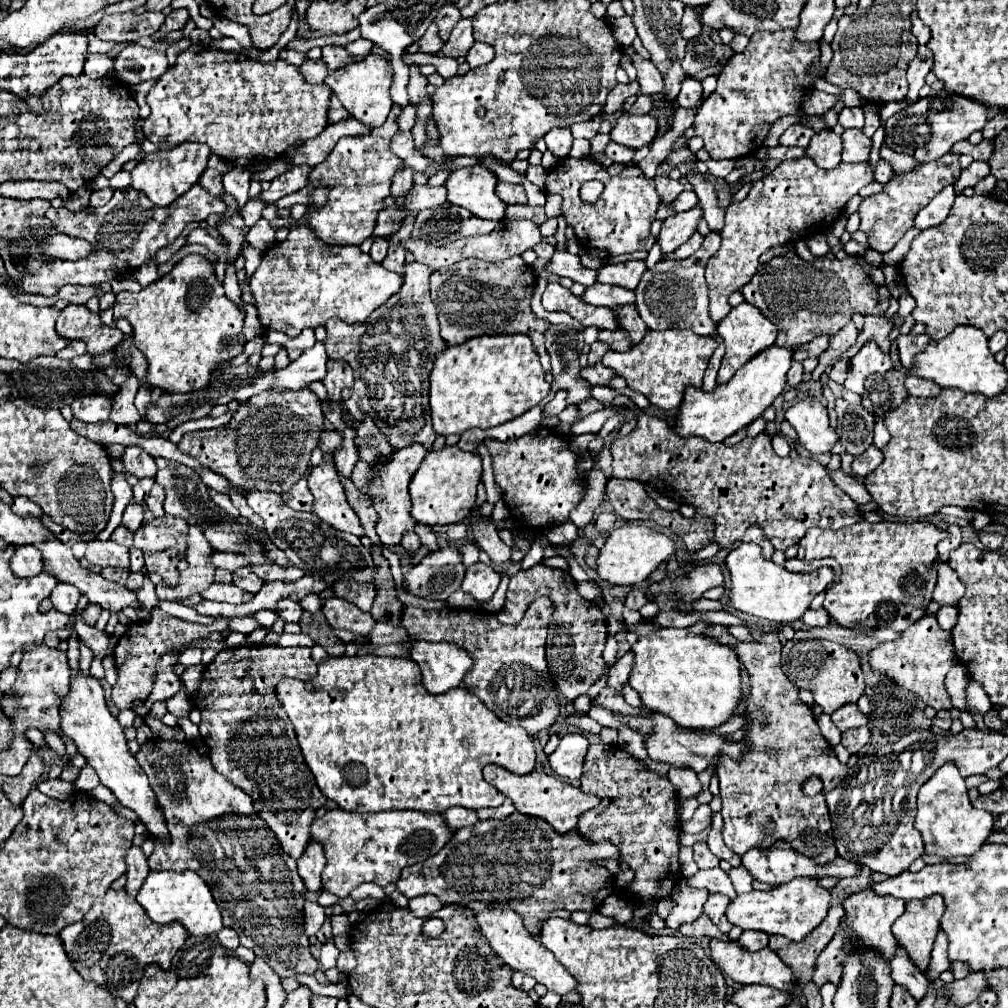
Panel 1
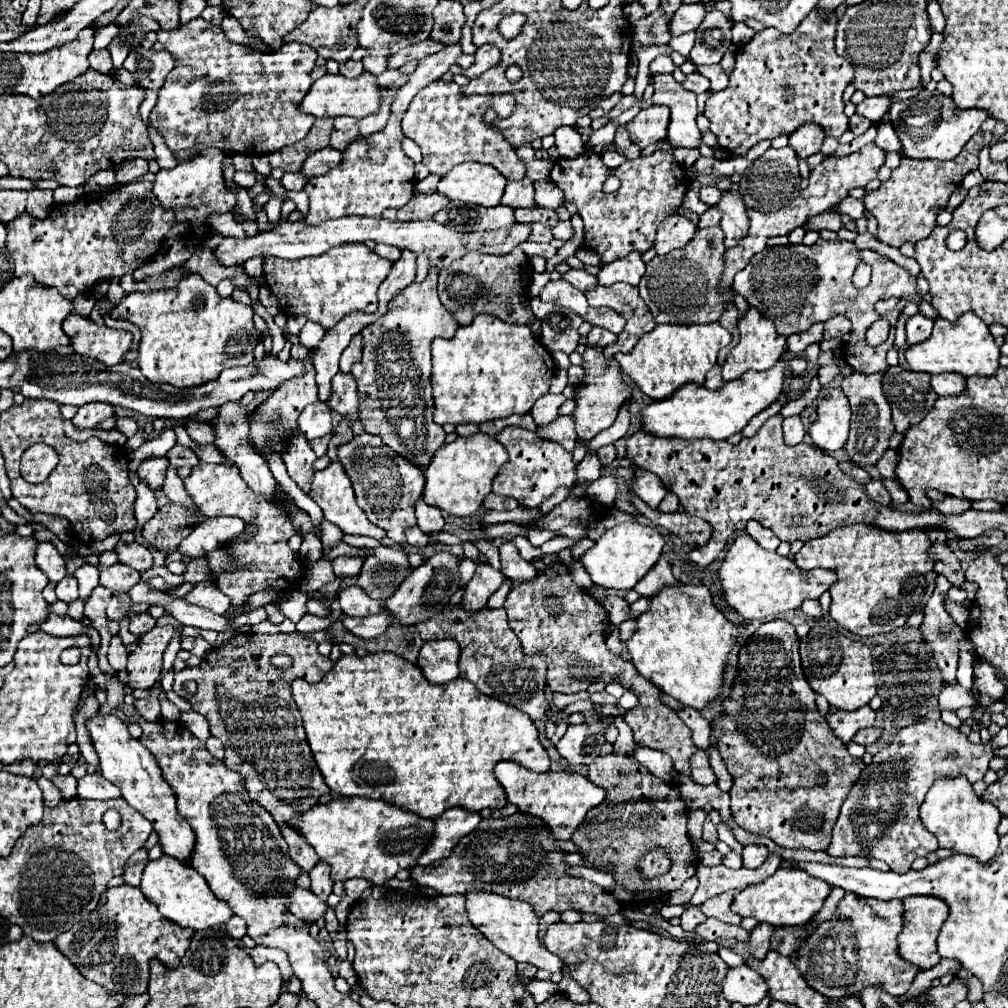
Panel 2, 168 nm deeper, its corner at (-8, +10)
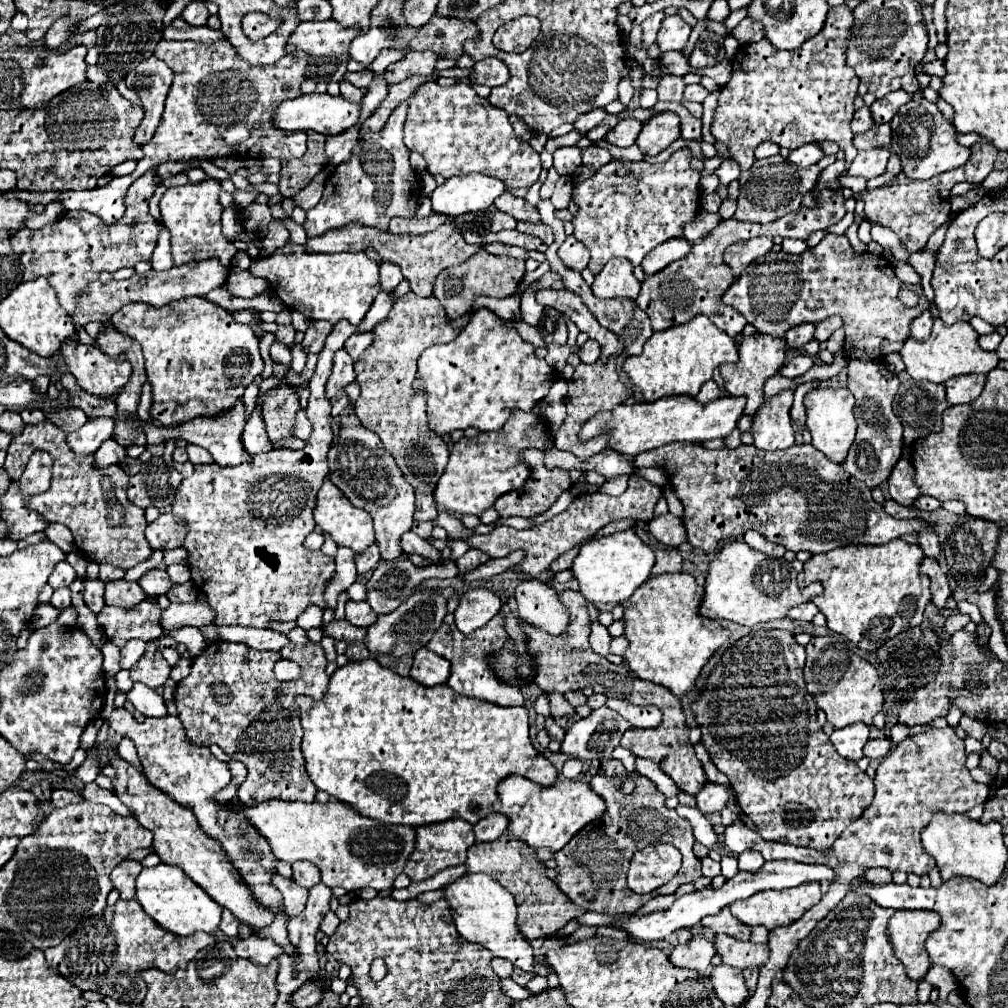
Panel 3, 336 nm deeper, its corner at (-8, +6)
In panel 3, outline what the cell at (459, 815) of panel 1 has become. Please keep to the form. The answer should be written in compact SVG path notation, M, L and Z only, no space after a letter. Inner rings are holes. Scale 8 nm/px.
M447 820L441 824L431 824L431 826L419 826L415 830L417 838L415 838L415 850L411 852L407 864L405 864L405 874L413 880L427 880L431 876L435 876L437 872L449 868L449 866L457 866L463 864L467 858L467 850L473 846L475 836L473 836L473 826L469 822L463 820Z

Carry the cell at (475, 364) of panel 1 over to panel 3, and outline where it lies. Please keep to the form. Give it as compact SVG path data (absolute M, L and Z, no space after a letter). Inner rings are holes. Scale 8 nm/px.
M479 308L453 342L435 344L421 354L415 378L415 390L425 392L429 430L443 436L451 434L453 430L465 430L465 428L477 428L481 432L503 428L511 410L515 408L533 410L549 392L555 380L557 372L545 360L539 360L535 356L535 346L525 342L515 326L505 324L487 308Z

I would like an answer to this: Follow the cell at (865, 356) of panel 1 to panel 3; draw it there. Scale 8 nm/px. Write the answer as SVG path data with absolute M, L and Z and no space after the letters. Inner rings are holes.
M825 234L815 248L807 248L799 256L779 252L777 260L767 258L747 266L747 274L723 294L723 304L743 314L761 334L773 338L783 338L791 326L801 322L817 324L825 314L839 314L845 328L845 354L851 360L877 360L881 342L905 340L911 334L911 320L929 308L921 286L903 284L895 276L891 262L883 256L871 252L857 254L845 236ZM901 288L911 288L919 294L917 308L907 310L897 300Z

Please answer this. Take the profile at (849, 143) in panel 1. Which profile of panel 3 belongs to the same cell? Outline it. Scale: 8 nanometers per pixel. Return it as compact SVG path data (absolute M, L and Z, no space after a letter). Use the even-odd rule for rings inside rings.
M861 106L859 110L855 110L855 116L853 116L853 122L851 122L851 130L853 134L861 134L865 130L869 130L873 126L873 116L871 116L871 110L869 106Z

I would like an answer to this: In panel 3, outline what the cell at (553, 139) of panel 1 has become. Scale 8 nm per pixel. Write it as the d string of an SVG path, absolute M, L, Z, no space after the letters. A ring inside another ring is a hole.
M577 146L569 148L559 148L553 154L553 168L565 176L565 174L575 174L575 170L581 166L581 150Z

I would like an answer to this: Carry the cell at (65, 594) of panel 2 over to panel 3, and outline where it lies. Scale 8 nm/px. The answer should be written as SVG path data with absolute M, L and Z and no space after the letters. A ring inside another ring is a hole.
M57 588L55 592L53 592L53 596L51 596L51 602L49 602L51 606L55 606L57 610L63 610L63 608L67 608L69 604L71 604L71 590L69 588Z

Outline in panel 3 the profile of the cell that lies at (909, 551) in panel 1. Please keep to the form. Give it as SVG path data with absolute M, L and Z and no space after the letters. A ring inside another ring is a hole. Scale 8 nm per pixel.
M901 538L891 540L889 544L883 544L883 546L843 546L827 554L811 556L811 560L805 562L803 572L797 576L797 582L799 584L821 582L823 594L815 596L811 602L825 614L827 628L831 632L843 634L857 648L865 652L875 652L887 640L895 638L899 632L921 624L925 606L931 602L929 582L921 578L919 574L919 566L923 558L925 558L923 550L919 550L917 544L907 544Z

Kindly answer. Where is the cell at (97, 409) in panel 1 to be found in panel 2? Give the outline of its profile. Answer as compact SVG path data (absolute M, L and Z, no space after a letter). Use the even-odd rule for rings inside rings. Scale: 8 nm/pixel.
M89 402L79 408L79 412L73 418L73 424L77 428L95 428L99 422L113 416L113 404L109 402Z

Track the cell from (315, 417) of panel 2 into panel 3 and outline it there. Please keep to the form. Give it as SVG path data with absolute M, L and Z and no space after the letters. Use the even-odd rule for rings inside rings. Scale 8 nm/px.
M299 410L299 412L297 412L297 416L295 416L295 426L293 426L291 434L293 434L295 438L301 438L301 440L307 440L307 434L311 434L311 422L307 422L305 410Z

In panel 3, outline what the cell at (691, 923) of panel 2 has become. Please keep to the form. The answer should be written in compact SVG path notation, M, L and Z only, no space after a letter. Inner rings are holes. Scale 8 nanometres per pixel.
M693 936L689 944L675 946L673 952L669 954L669 960L677 968L689 968L701 976L707 976L713 954L715 954L715 948L709 940L701 936Z

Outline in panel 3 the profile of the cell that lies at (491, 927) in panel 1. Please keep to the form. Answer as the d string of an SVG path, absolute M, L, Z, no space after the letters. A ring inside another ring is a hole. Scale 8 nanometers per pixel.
M465 874L455 882L443 886L443 898L449 902L455 928L463 940L487 948L493 956L505 958L513 962L513 966L525 972L533 972L533 962L535 962L533 948L519 934L515 926L517 922L515 900L511 898L509 890L503 888L495 878L489 878L487 874Z

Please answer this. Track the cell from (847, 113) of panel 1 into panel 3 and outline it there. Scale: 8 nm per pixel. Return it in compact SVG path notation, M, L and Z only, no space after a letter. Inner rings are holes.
M899 90L899 92L891 92L891 94L887 94L887 96L879 98L879 100L875 100L875 102L871 104L871 112L873 112L873 120L875 120L875 124L891 122L893 114L899 112L899 106L907 104L911 98L913 98L911 94Z

